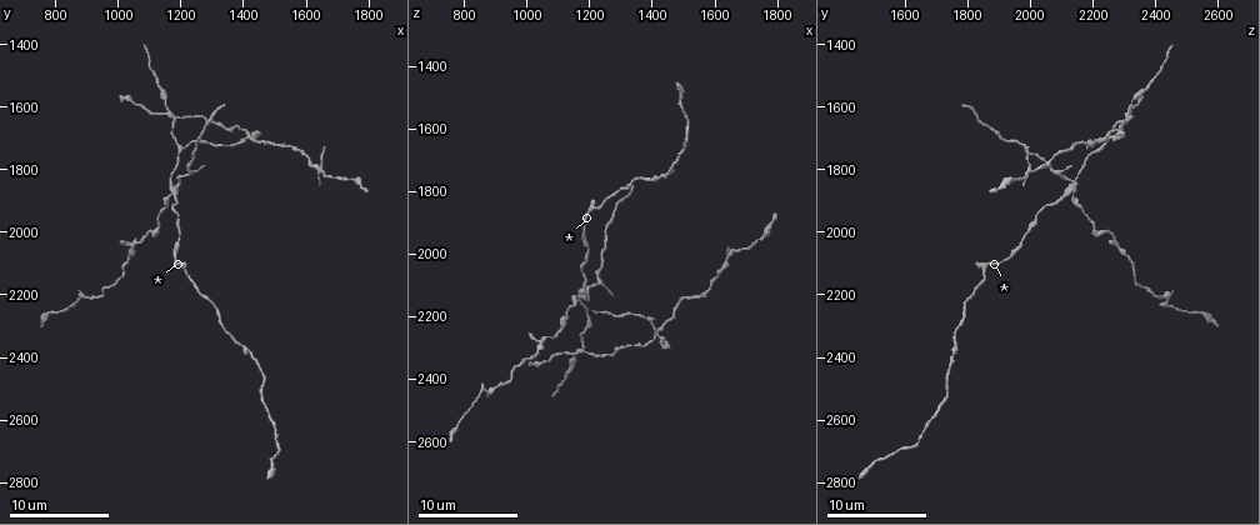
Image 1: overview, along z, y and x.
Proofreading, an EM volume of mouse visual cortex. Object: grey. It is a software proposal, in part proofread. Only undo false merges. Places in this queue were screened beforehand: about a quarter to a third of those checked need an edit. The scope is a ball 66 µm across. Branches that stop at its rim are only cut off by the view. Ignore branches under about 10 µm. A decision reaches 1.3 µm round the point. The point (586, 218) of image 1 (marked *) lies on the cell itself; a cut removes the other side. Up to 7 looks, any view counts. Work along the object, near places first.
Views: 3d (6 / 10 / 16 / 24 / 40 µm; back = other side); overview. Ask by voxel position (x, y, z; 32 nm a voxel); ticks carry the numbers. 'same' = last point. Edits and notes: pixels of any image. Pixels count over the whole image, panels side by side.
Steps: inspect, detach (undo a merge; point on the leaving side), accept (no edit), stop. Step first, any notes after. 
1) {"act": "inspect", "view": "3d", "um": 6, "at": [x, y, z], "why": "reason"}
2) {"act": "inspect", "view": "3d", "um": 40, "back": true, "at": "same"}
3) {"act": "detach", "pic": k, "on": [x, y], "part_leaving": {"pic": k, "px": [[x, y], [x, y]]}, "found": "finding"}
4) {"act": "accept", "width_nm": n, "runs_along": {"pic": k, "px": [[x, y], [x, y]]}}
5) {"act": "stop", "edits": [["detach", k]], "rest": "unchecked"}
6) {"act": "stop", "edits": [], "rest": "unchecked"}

{"act": "inspect", "view": "3d", "um": 6, "at": [1160, 1880, 2130], "why": "three arms meet"}

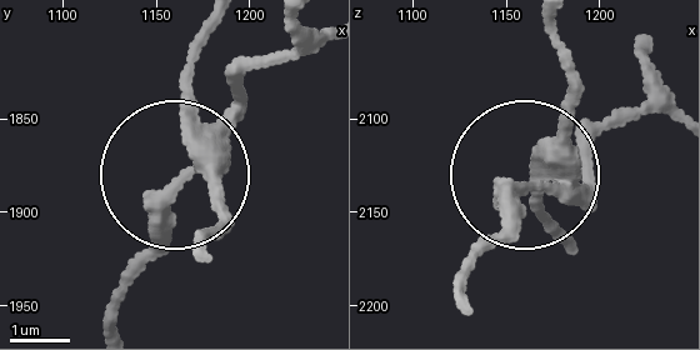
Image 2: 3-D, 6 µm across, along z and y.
{"act": "detach", "pic": 2, "on": [241, 66], "side_arm_um": 28, "part_leaving": {"pic": 2, "px": [[215, 143], [116, 316]]}, "found": "a second cell is stuck on"}

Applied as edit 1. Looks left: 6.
{"act": "inspect", "view": "3d", "um": 16, "at": [1180, 1630, 2310], "why": "four-way junction"}

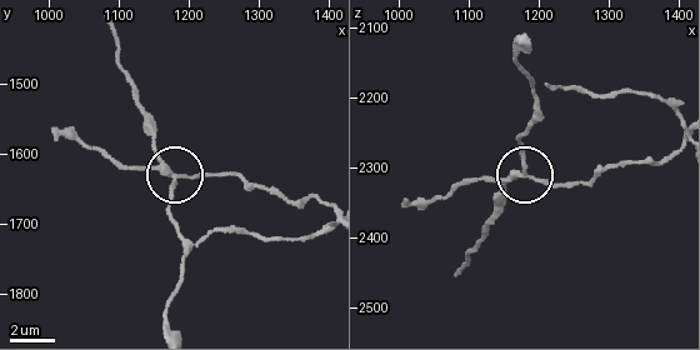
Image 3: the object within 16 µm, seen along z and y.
{"act": "inspect", "view": "3d", "um": 6, "at": [1180, 1630, 2310], "why": "closer look"}

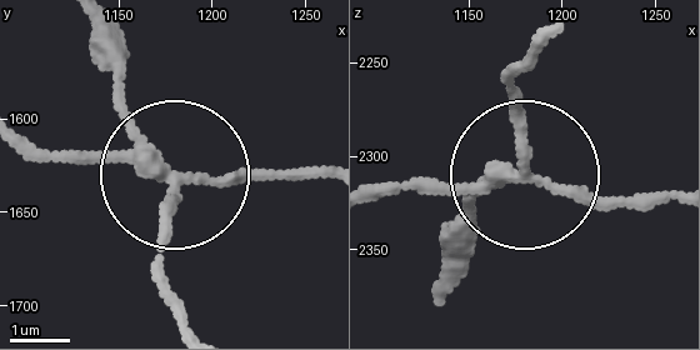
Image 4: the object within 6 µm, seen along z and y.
{"act": "detach", "pic": 4, "on": [241, 168], "part_leaving": {"pic": 4, "px": [[154, 171], [328, 171]]}, "found": "two cells meet here"}

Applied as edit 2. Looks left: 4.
{"act": "inspect", "view": "overview"}

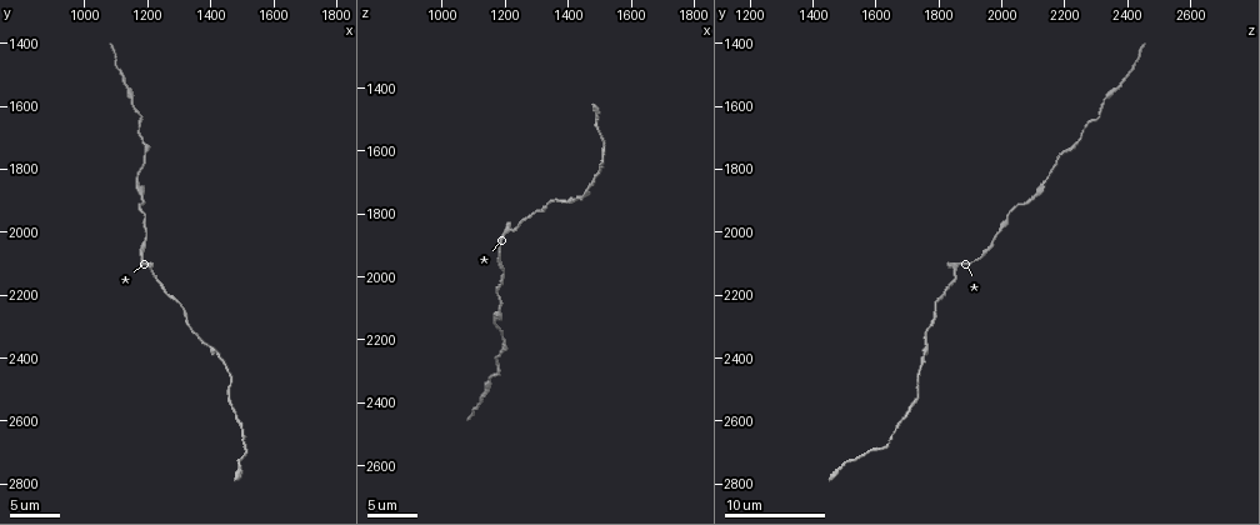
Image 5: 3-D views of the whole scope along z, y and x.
{"act": "inspect", "view": "3d", "um": 16, "at": [1440, 2420, 1750], "why": "thick turns thin"}

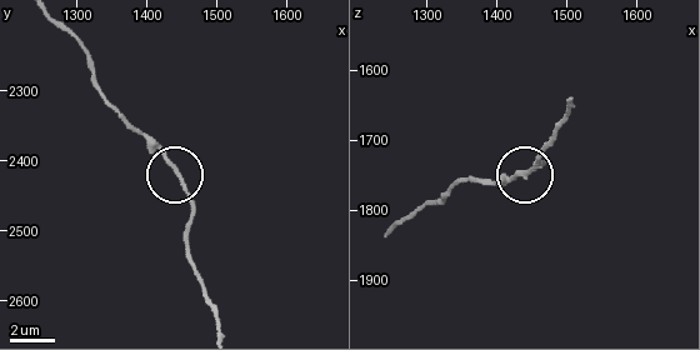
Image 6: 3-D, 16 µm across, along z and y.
{"act": "inspect", "view": "3d", "um": 6, "at": [1435, 2410, 1745], "why": "zoom in"}

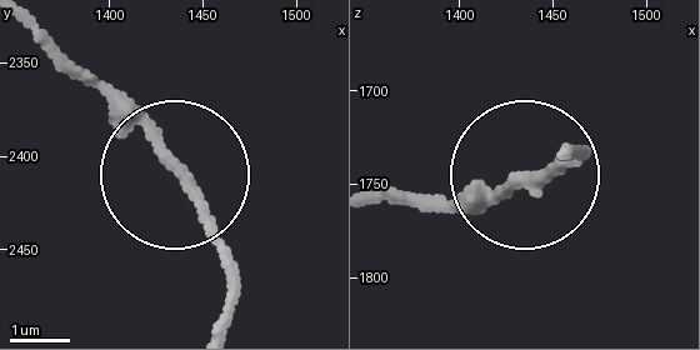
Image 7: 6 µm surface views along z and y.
{"act": "accept", "width_nm": 190, "runs_along": {"pic": 7, "px": [[31, 29], [165, 164], [220, 253], [225, 308]]}, "found": "one cell here"}

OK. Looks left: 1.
{"act": "stop", "edits": [["detach", 2], ["detach", 4]], "rest": "unchecked"}

